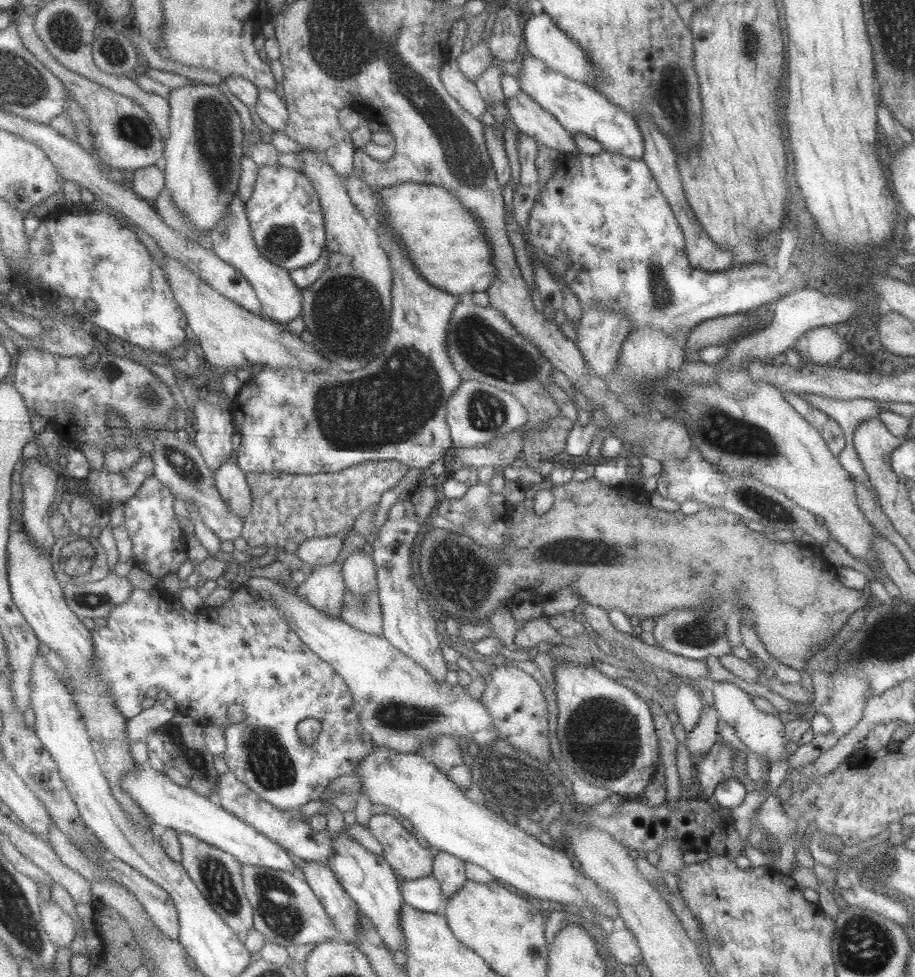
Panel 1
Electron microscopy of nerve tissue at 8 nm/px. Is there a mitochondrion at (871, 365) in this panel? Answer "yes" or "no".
no

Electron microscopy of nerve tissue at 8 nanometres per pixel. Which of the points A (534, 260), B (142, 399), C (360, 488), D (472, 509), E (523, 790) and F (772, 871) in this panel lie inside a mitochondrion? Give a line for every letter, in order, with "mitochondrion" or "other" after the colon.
A: other
B: mitochondrion
C: other
D: mitochondrion
E: mitochondrion
F: other

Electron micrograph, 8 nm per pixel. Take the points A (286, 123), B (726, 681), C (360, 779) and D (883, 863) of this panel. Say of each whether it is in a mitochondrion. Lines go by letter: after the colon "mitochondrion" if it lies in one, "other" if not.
A: other
B: other
C: other
D: mitochondrion

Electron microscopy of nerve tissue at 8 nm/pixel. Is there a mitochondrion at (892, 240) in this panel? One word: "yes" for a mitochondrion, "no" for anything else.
no

